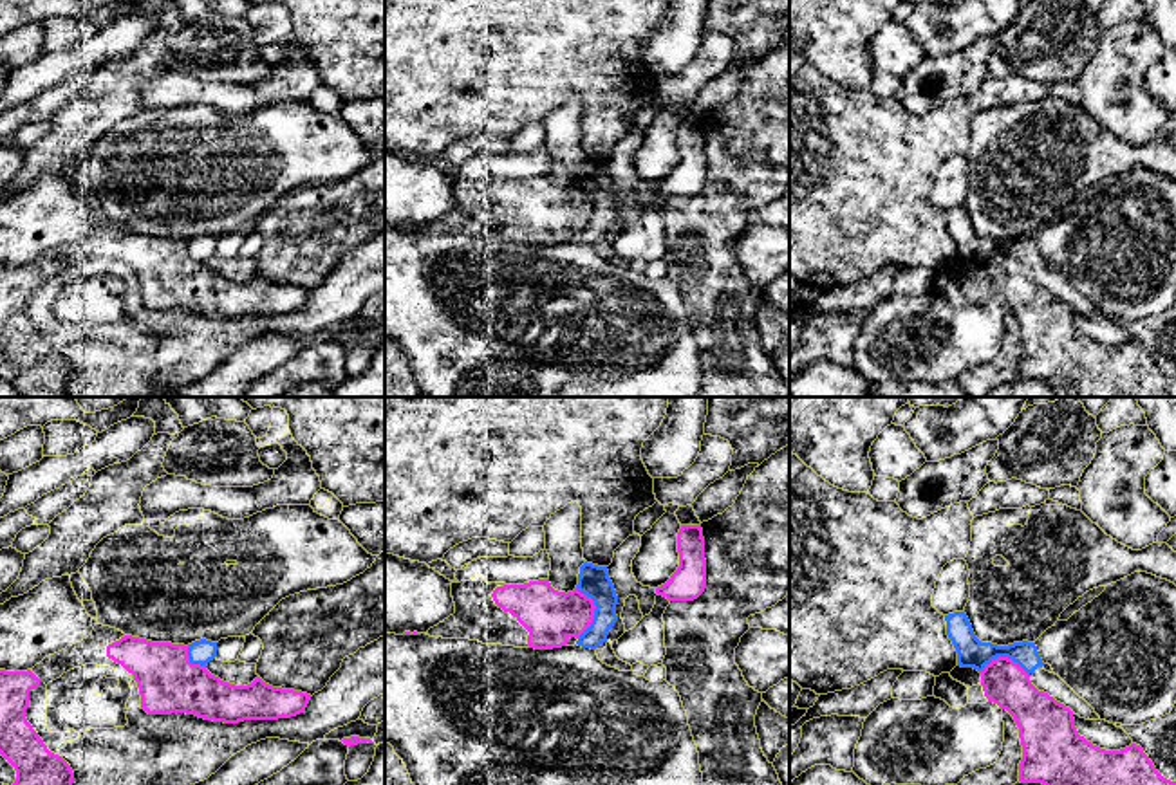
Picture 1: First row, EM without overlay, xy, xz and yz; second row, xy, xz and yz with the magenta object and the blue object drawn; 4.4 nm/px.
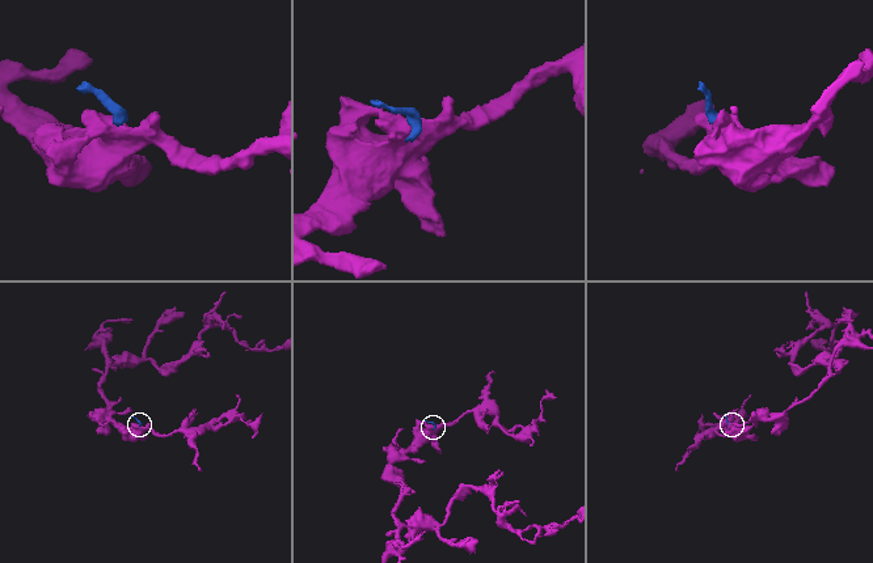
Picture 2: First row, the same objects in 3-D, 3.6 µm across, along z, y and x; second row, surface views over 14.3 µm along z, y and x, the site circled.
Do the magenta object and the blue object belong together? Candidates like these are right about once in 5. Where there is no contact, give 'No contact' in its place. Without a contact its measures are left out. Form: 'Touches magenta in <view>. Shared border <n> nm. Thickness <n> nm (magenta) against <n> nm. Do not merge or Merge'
Touches magenta in xz. Shared border 240 nm. Thickness 240 nm (magenta) against 140 nm. Do not merge

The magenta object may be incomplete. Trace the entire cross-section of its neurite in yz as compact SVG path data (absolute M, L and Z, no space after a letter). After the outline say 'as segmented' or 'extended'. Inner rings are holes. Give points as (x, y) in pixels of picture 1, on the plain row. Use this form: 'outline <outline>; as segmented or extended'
outline M997 253L986 260L981 282L988 298L1006 305L1019 323L1021 379L1042 379L1057 397L1176 397L1176 377L1163 374L1140 341L1106 346L1087 337L1075 323L1073 307L1039 287L1012 254Z; as segmented

